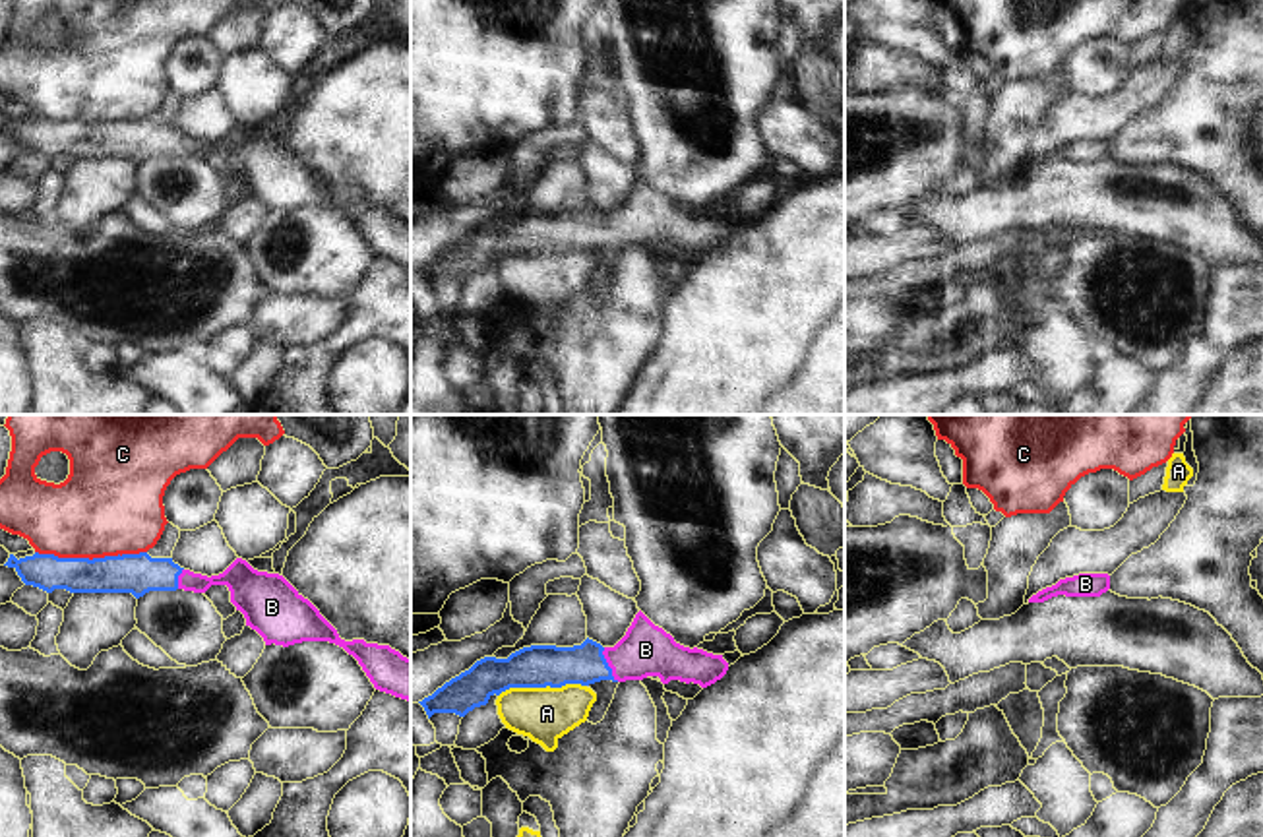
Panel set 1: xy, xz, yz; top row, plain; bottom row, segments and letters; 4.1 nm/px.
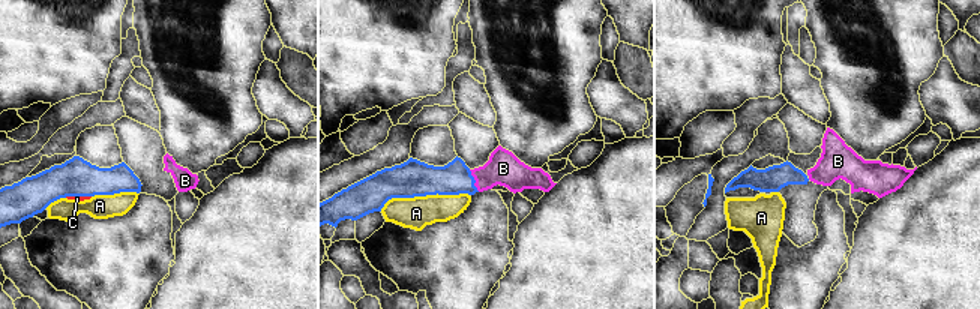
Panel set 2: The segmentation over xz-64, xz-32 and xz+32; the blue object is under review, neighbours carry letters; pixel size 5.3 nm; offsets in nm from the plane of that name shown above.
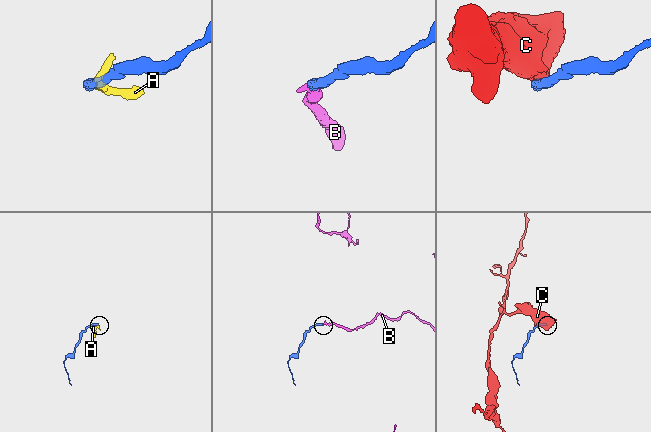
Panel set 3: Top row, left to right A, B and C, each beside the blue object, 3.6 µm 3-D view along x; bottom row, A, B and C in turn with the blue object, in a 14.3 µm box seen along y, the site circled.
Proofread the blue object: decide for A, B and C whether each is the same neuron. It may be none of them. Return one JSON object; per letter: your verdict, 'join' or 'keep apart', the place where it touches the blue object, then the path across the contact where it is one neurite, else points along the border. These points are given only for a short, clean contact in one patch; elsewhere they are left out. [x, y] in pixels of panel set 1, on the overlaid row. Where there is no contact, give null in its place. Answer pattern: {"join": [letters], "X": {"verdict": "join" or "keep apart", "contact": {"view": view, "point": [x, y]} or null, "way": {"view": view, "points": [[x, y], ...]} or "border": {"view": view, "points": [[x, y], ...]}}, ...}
{"join": ["B"], "A": {"verdict": "keep apart", "contact": {"view": "xz", "point": [541, 686]}, "border": {"view": "xz", "points": [[585, 684], [510, 686], [498, 696]]}}, "B": {"verdict": "join", "contact": {"view": "xz", "point": [607, 665]}, "way": {"view": "xz", "points": [[547, 665], [607, 665], [622, 663], [646, 650]]}}, "C": {"verdict": "keep apart", "contact": {"view": "xy", "point": [93, 558]}, "border": {"view": "xy", "points": [[35, 551], [90, 558], [146, 553]]}}}

